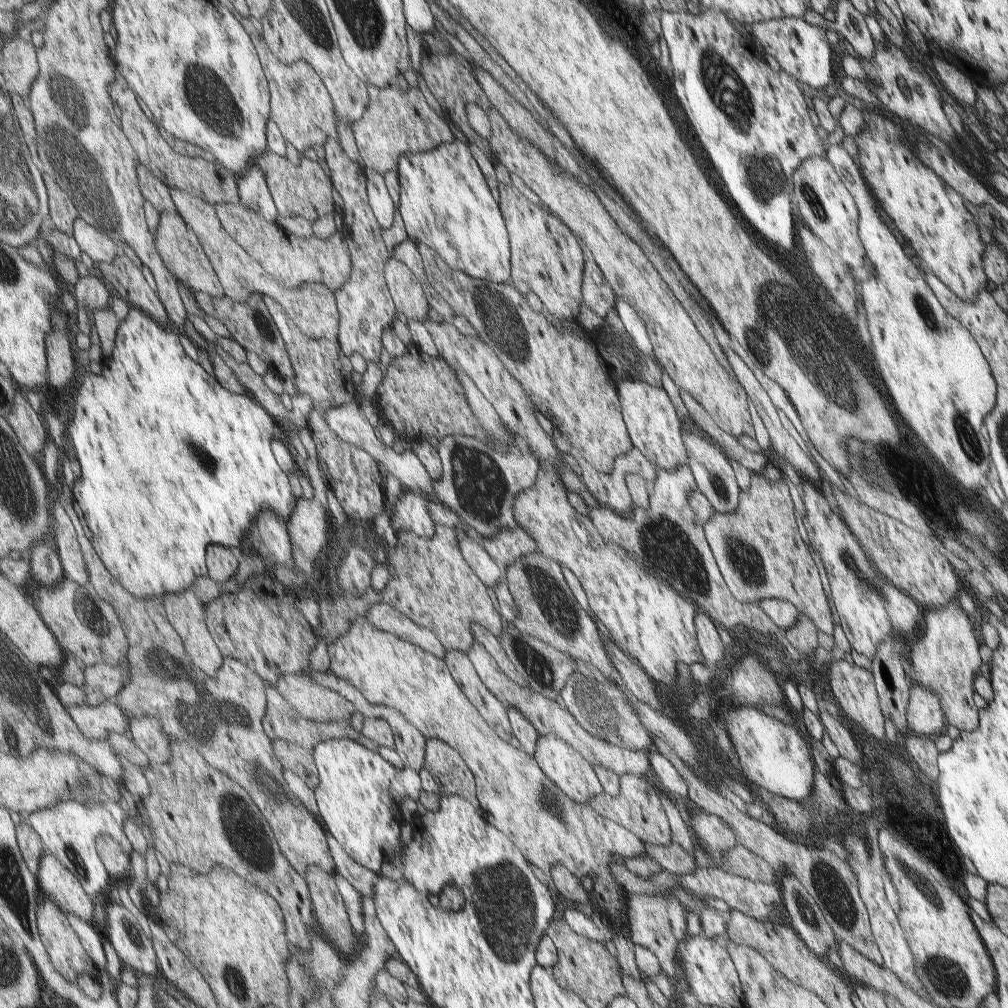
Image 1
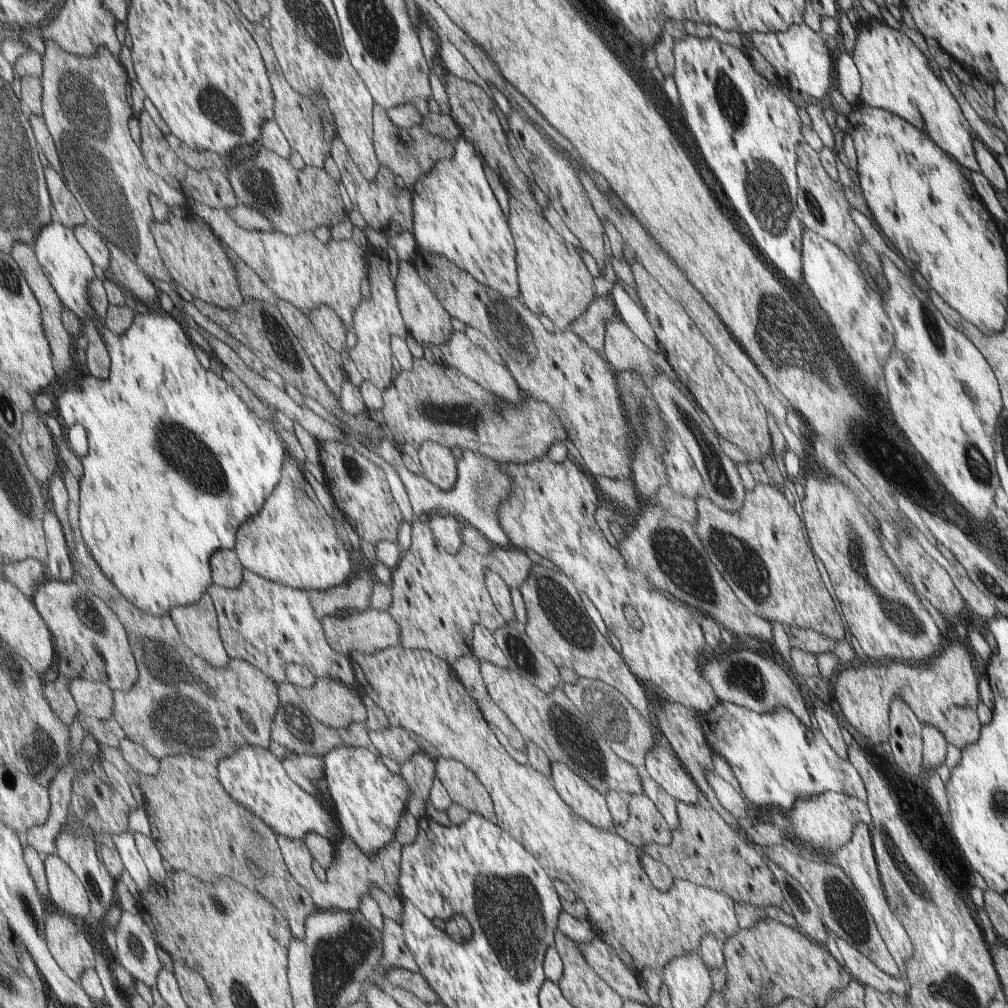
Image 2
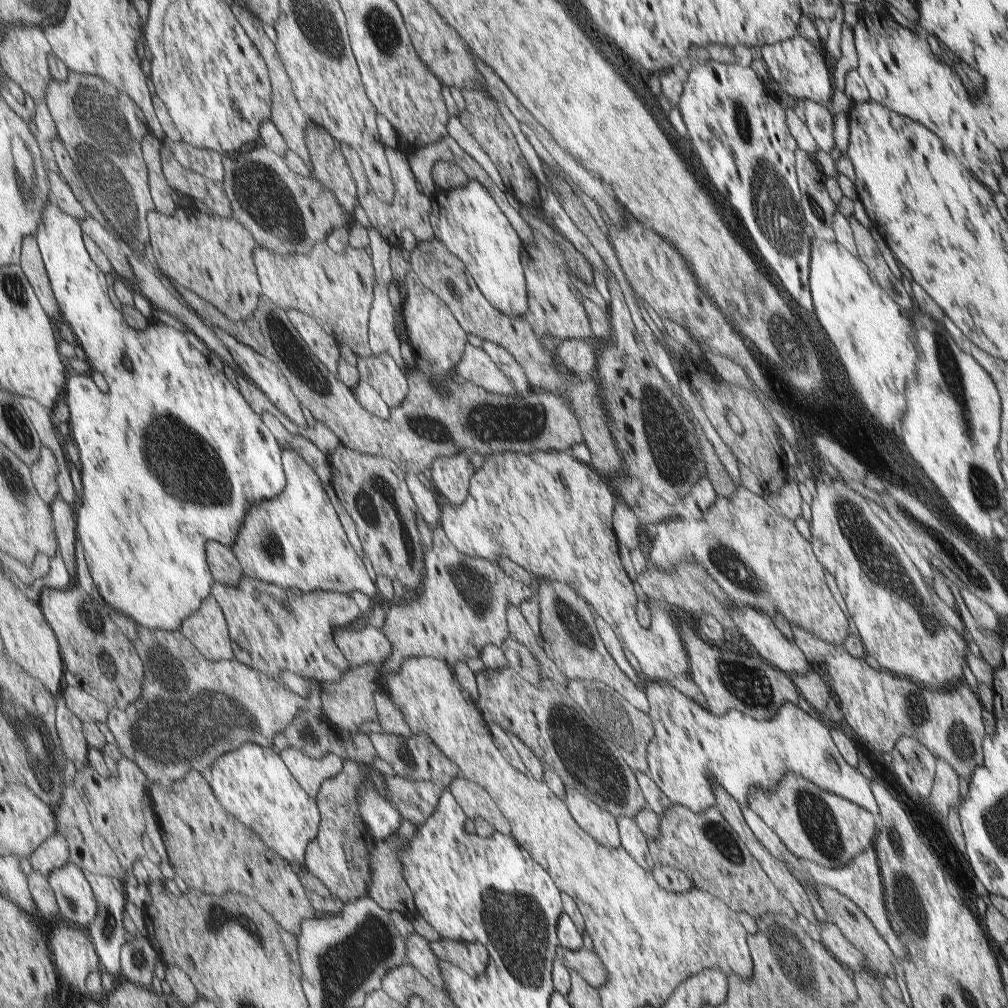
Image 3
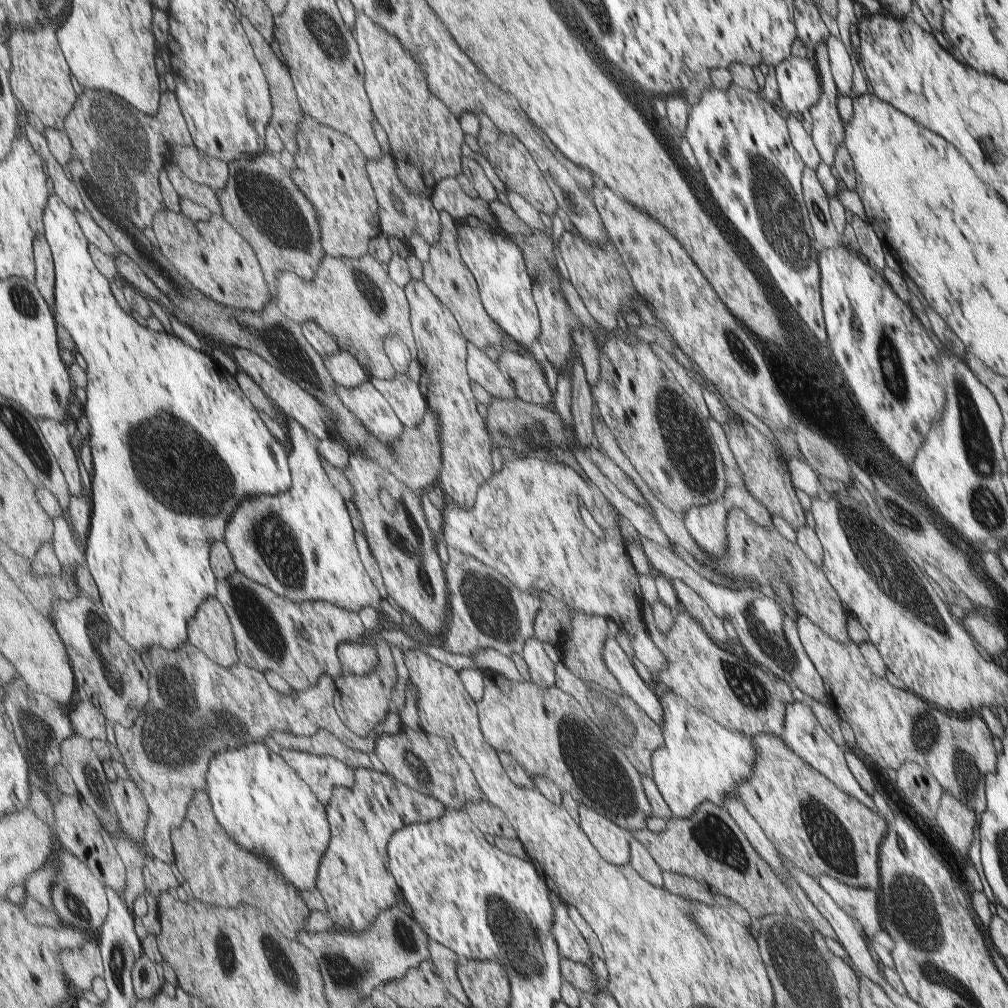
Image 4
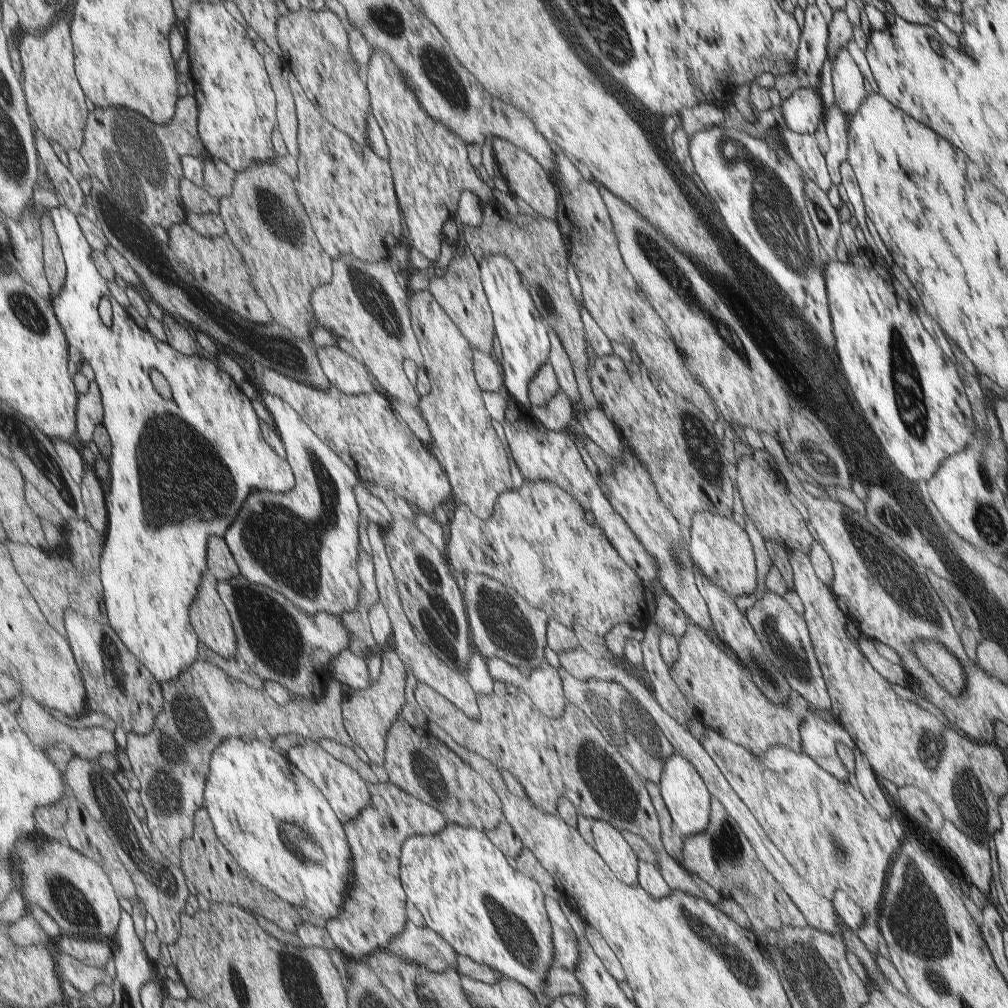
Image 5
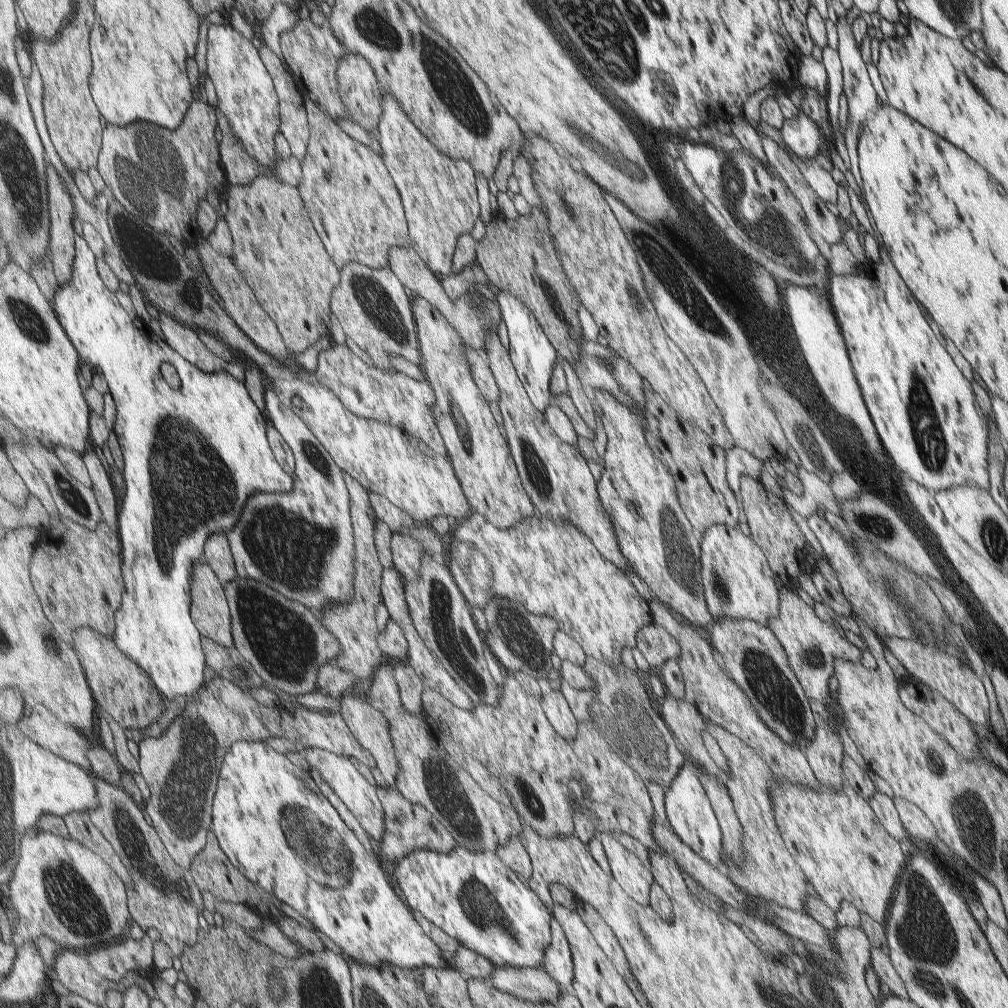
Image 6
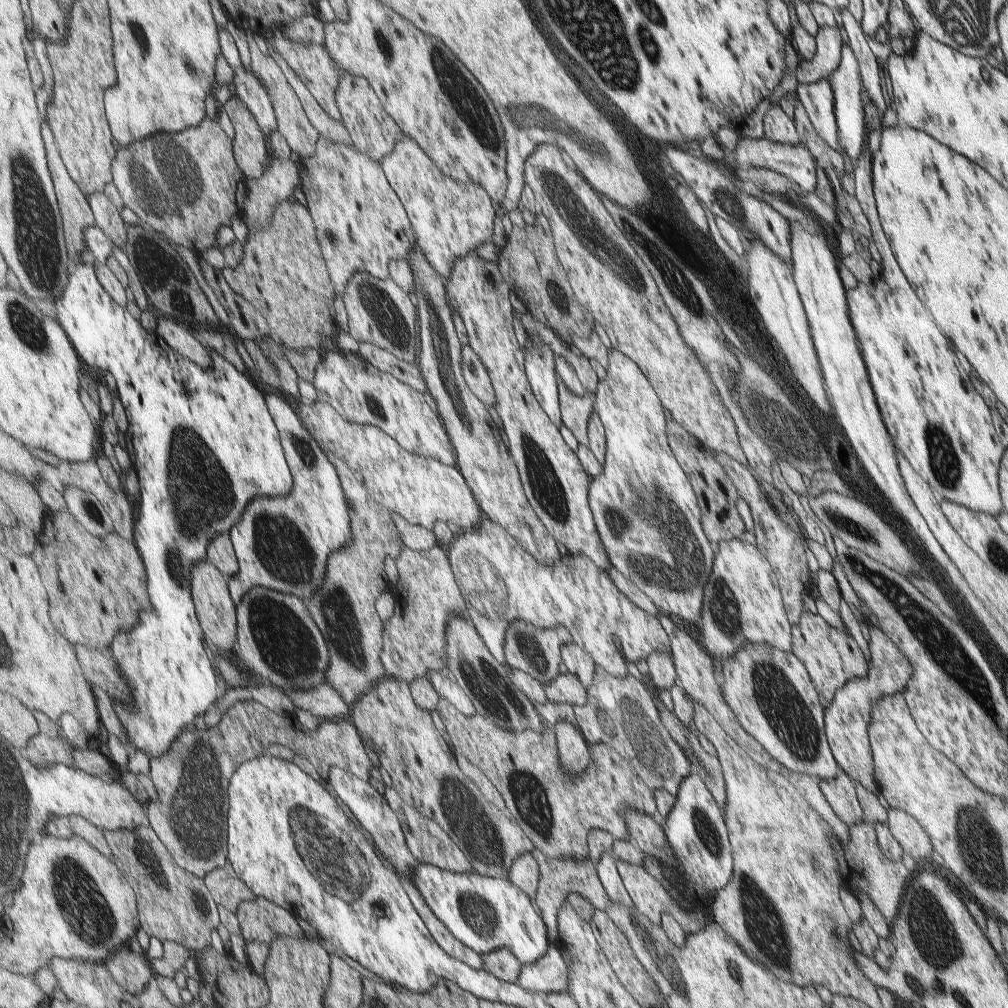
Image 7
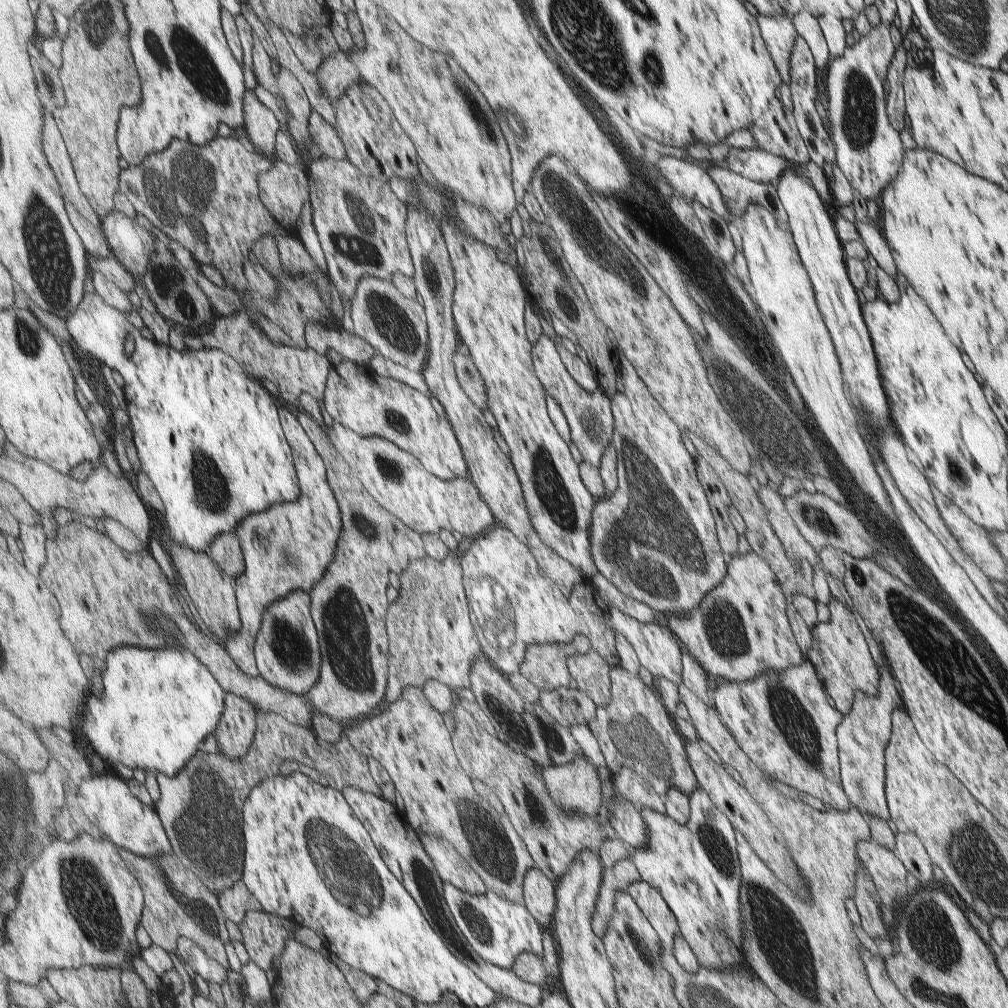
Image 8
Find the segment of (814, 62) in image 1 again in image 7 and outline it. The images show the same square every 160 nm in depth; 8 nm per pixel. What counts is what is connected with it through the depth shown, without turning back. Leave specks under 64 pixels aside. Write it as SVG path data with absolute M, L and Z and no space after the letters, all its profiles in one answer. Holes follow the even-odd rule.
M765 137L762 139L741 139L737 141L733 150L733 158L739 167L767 168L781 176L785 176L798 186L799 194L806 195L814 192L816 185L816 162L809 151L800 143L795 146L783 143L771 143Z

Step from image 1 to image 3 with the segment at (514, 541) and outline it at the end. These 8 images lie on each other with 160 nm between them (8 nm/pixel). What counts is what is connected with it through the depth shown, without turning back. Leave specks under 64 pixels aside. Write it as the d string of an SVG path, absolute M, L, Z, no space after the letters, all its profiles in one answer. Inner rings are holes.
M442 525L433 530L432 550L427 550L423 554L425 574L422 588L415 596L406 594L404 602L389 607L385 616L382 630L392 644L391 656L382 666L385 673L400 671L405 659L422 656L441 659L454 669L456 663L464 661L465 657L479 657L487 645L503 646L503 642L509 636L513 637L508 623L510 605L520 608L522 602L529 601L536 592L534 586L529 587L511 579L497 563L483 557L463 554L451 542Z

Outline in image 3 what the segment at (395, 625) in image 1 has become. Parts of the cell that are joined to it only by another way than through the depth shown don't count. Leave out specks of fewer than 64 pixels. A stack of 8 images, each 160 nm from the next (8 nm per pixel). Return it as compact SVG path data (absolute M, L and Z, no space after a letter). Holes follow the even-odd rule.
M367 624L362 630L347 630L339 627L335 630L336 643L351 666L363 666L369 663L383 666L392 653L392 644L383 632Z

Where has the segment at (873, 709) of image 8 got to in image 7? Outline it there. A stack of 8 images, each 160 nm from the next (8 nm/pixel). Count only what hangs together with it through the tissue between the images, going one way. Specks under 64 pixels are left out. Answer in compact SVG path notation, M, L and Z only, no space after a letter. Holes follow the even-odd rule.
M868 627L869 674L837 689L833 700L824 710L824 733L830 744L836 765L853 782L865 787L865 790L877 792L874 781L872 752L868 741L868 725L872 716L872 701L880 701L886 695L903 692L910 677L910 664L897 650L897 647L877 627Z

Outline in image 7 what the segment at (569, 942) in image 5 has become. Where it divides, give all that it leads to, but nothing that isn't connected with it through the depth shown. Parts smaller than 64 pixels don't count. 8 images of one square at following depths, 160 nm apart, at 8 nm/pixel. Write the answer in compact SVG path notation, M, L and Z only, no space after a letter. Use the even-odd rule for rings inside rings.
M550 943L548 953L533 964L522 968L521 982L525 990L531 992L567 993L569 992L569 967L562 955L562 950L555 943Z

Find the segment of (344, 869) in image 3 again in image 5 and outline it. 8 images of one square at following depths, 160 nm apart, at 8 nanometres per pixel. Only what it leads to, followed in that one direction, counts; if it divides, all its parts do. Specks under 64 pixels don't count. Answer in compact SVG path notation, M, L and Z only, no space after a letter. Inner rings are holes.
M368 783L368 787L372 794L372 804L364 809L357 819L344 823L353 849L356 880L350 887L350 894L346 898L346 904L341 908L341 914L337 918L331 918L325 927L336 949L353 960L366 960L374 952L386 949L392 939L406 929L410 920L408 917L409 900L400 871L404 842L413 835L438 835L449 825L442 812L421 801L420 798L407 794L396 784Z

